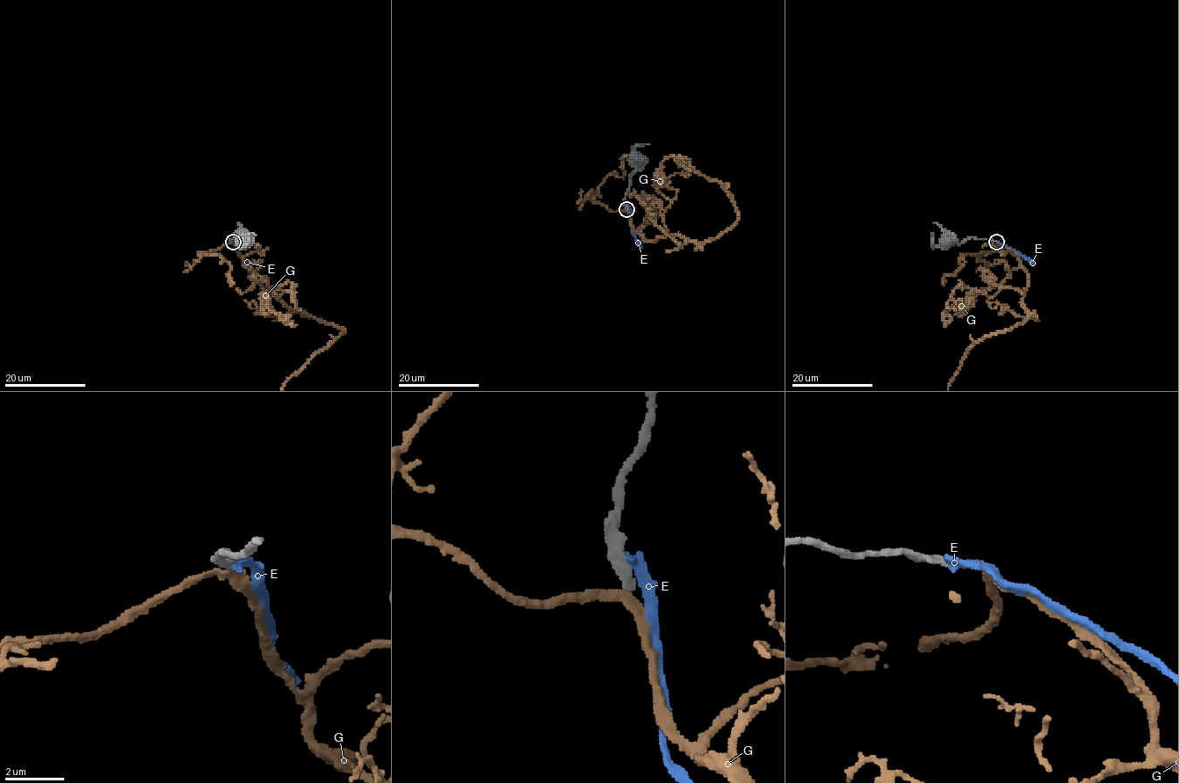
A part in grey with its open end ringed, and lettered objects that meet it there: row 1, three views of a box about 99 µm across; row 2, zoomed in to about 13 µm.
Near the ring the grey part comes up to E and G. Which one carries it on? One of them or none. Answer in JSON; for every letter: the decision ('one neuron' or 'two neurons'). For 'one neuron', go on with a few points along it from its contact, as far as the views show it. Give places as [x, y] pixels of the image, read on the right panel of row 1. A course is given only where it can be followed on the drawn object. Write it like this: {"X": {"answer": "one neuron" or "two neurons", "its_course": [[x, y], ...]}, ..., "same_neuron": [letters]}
{"E": {"answer": "two neurons"}, "G": {"answer": "one neuron"}, "same_neuron": ["G"]}

